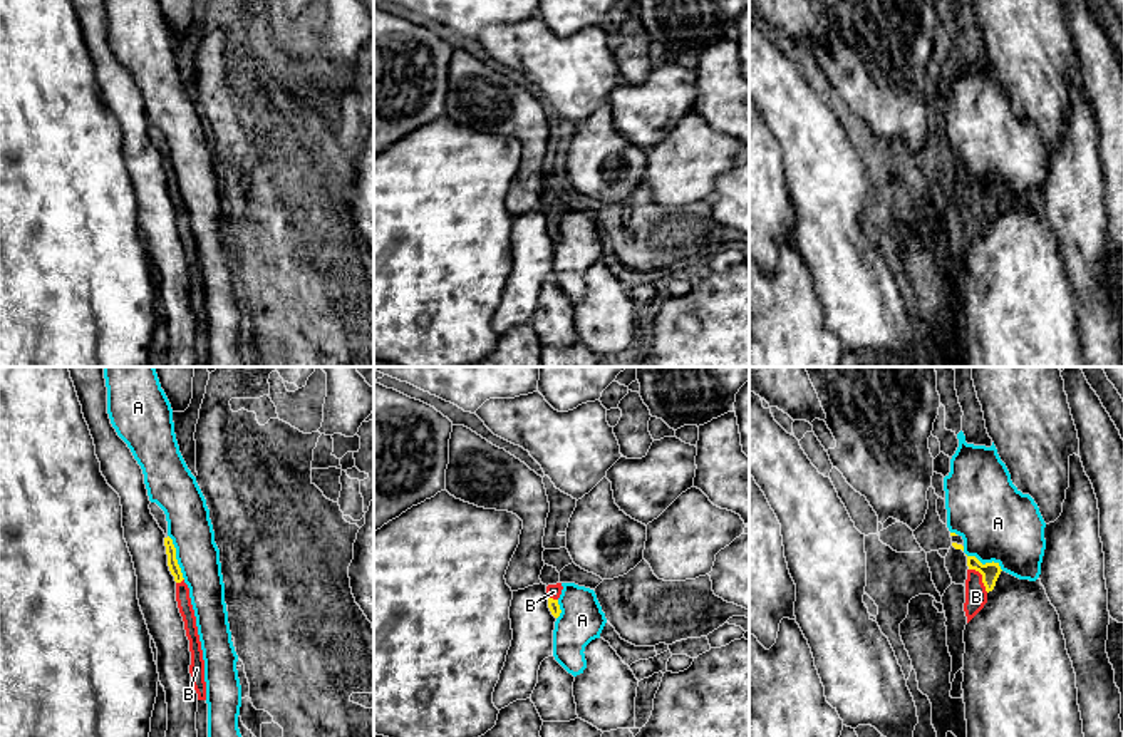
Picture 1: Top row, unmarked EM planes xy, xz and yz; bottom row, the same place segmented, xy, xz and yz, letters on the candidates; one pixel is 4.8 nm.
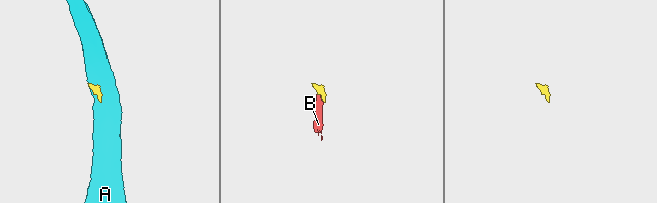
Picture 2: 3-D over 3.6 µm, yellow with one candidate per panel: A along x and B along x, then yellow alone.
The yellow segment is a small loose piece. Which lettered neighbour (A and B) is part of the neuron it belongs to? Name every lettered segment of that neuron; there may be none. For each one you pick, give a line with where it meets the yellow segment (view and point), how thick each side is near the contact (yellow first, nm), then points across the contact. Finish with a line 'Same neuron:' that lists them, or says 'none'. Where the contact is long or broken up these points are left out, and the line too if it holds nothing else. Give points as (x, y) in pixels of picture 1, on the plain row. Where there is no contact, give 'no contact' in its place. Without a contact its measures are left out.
B: meets yellow in yz at (983, 203); 90 nm thick on the yellow side, 110 nm on the other; runs through yz (989, 196), (983, 203), (976, 213), (976, 221)
Same neuron: B

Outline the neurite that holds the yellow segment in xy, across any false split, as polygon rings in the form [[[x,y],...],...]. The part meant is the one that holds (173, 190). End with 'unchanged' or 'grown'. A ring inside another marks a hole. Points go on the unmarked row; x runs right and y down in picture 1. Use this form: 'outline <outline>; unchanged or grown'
outline [[[168,161],[164,162],[166,179],[168,179],[168,191],[171,199],[176,206],[176,226],[179,238],[184,246],[186,261],[189,265],[189,276],[191,276],[191,307],[198,318],[198,337],[196,337],[196,355],[198,365],[196,367],[208,367],[208,328],[206,328],[206,307],[204,307],[204,285],[201,266],[196,251],[196,241],[189,223],[189,213],[184,208],[181,193],[176,184],[176,173],[173,164]]]; grown

